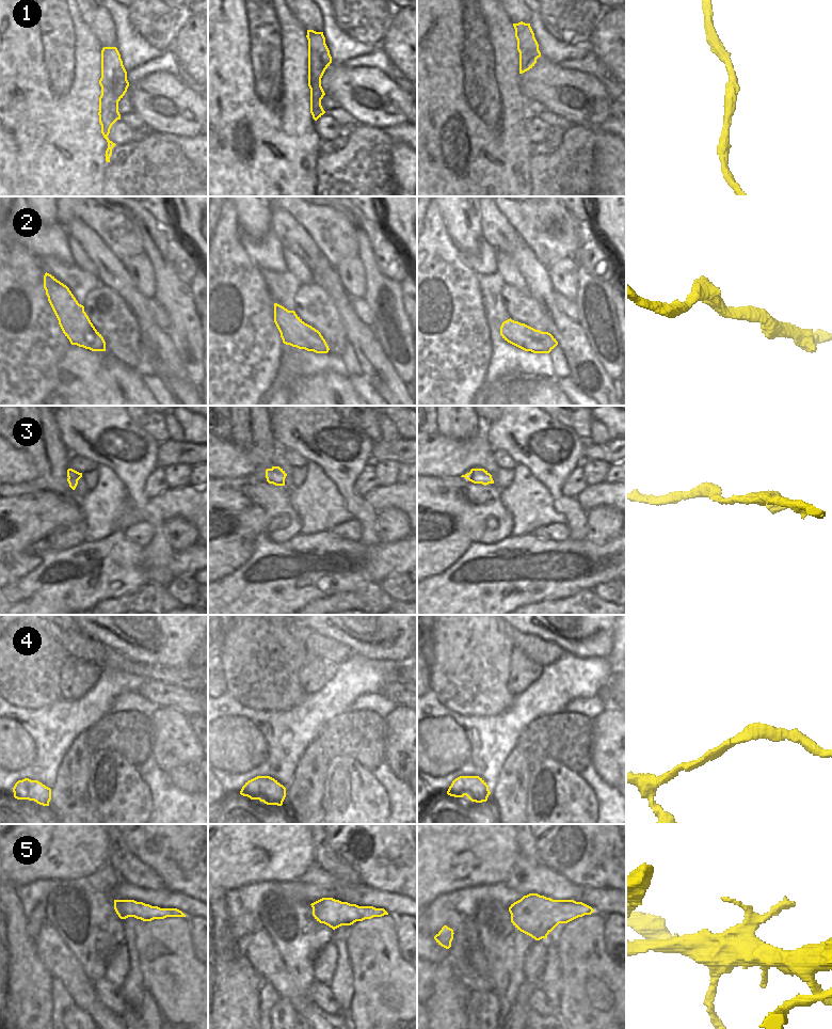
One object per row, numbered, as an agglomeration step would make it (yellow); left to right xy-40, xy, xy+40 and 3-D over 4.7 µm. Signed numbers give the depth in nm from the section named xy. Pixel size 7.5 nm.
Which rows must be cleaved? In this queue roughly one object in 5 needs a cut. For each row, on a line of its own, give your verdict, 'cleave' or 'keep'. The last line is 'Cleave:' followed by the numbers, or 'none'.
1: keep
2: keep
3: keep
4: keep
5: keep
Cleave: none

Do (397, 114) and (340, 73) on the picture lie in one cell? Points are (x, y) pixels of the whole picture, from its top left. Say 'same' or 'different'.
same

